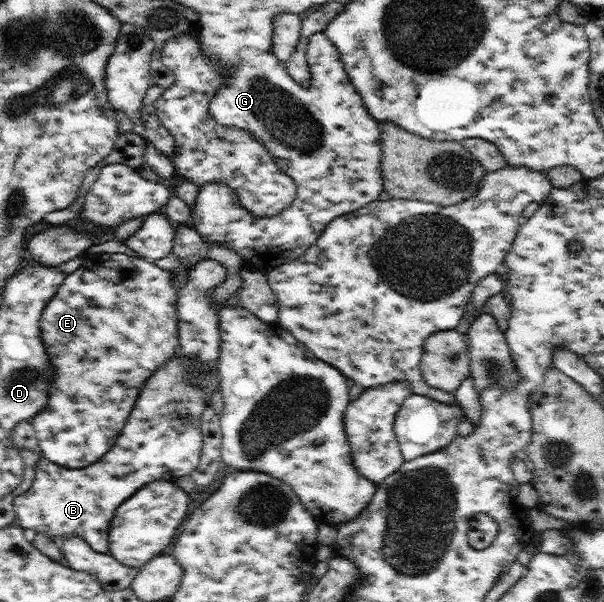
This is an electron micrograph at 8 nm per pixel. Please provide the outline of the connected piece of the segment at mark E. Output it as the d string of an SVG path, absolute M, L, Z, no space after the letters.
M98 253L94 255L87 255L85 260L82 262L82 265L78 267L73 273L70 273L65 279L54 298L46 305L44 312L42 313L42 317L40 319L40 328L42 329L42 340L44 343L44 347L46 347L46 353L50 356L50 364L54 366L54 377L52 377L52 381L50 381L50 387L48 387L48 404L46 408L43 408L42 412L39 412L38 415L34 415L32 417L31 422L34 429L37 431L36 435L39 441L39 445L42 450L42 455L49 459L51 462L57 463L65 468L70 469L82 469L83 467L88 467L93 463L96 463L103 455L106 455L106 452L114 447L116 440L118 439L118 435L122 431L124 424L126 424L126 420L130 417L130 413L134 410L136 401L138 400L138 395L140 395L140 391L144 387L144 383L150 379L151 375L154 375L156 371L158 371L158 367L162 367L162 365L166 365L174 355L176 355L176 351L179 350L179 332L178 332L178 318L177 318L177 287L174 286L173 277L170 272L167 270L161 269L158 265L154 264L151 260L147 260L144 258L128 256L126 254L109 254L109 253Z

